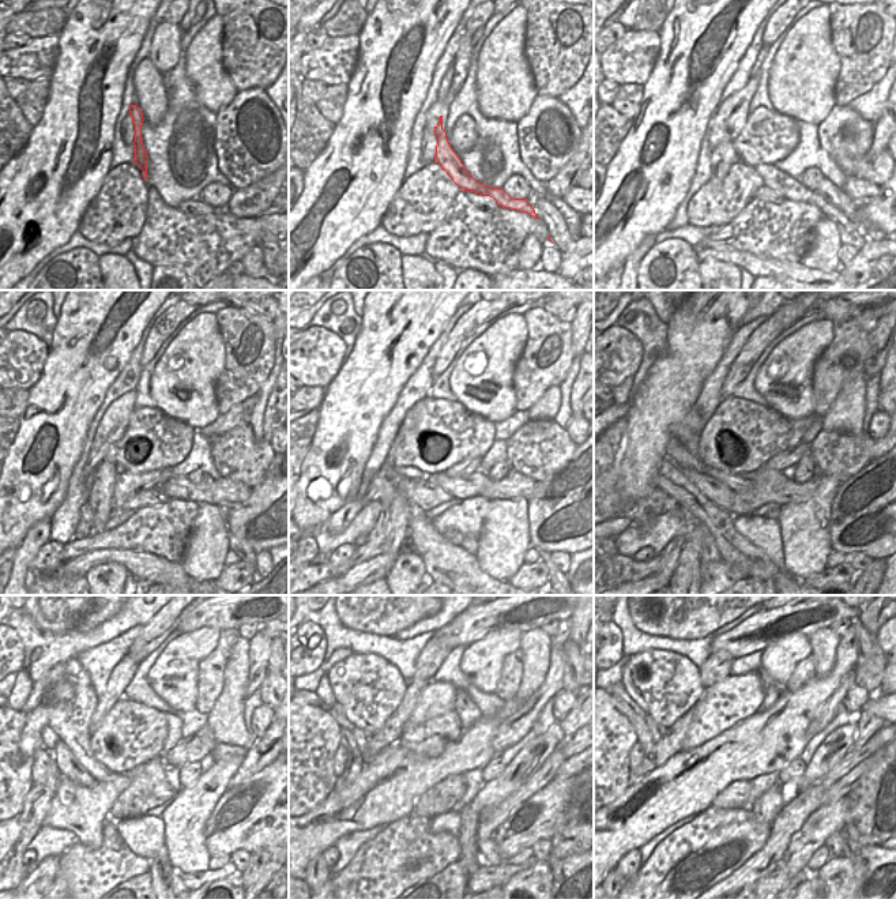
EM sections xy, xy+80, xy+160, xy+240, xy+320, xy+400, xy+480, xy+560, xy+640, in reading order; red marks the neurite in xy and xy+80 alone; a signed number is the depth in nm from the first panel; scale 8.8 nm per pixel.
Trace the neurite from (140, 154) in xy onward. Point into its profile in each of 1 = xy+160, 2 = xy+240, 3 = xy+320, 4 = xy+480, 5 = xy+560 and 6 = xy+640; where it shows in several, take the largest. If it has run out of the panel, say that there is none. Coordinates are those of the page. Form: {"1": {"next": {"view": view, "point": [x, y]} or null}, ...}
{"1": {"next": {"view": "xy+160", "point": [790, 188]}}, "2": {"next": {"view": "xy+240", "point": [247, 555]}}, "3": {"next": {"view": "xy+320", "point": [545, 556]}}, "4": {"next": null}, "5": {"next": null}, "6": {"next": null}}

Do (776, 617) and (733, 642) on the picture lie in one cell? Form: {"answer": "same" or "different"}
{"answer": "same"}

